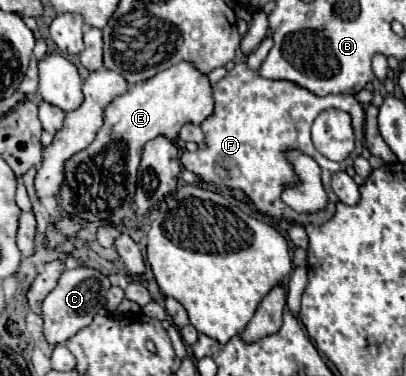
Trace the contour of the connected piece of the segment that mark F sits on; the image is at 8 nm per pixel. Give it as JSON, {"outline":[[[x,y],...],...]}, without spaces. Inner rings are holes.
{"outline":[[[237,63],[215,87],[213,87],[213,101],[215,109],[213,115],[207,117],[201,123],[203,135],[205,135],[205,149],[199,149],[195,153],[183,153],[181,163],[187,171],[197,173],[205,183],[227,187],[227,189],[239,189],[247,195],[249,205],[271,219],[287,219],[295,221],[299,225],[323,225],[327,223],[335,213],[337,195],[331,191],[331,175],[337,171],[343,171],[347,167],[347,161],[333,163],[327,157],[323,157],[311,141],[309,129],[315,121],[315,117],[323,109],[341,109],[346,111],[352,119],[353,133],[357,139],[355,151],[349,159],[357,157],[363,149],[365,111],[361,103],[353,95],[327,95],[317,97],[289,81],[271,81],[257,75],[257,71],[251,71],[245,63]],[[299,149],[305,155],[313,157],[317,165],[321,167],[321,181],[329,195],[329,205],[325,211],[317,215],[301,215],[295,213],[291,207],[287,207],[281,201],[281,193],[287,183],[295,179],[295,185],[299,183],[299,177],[293,175],[293,167],[289,165],[285,151]]]}

